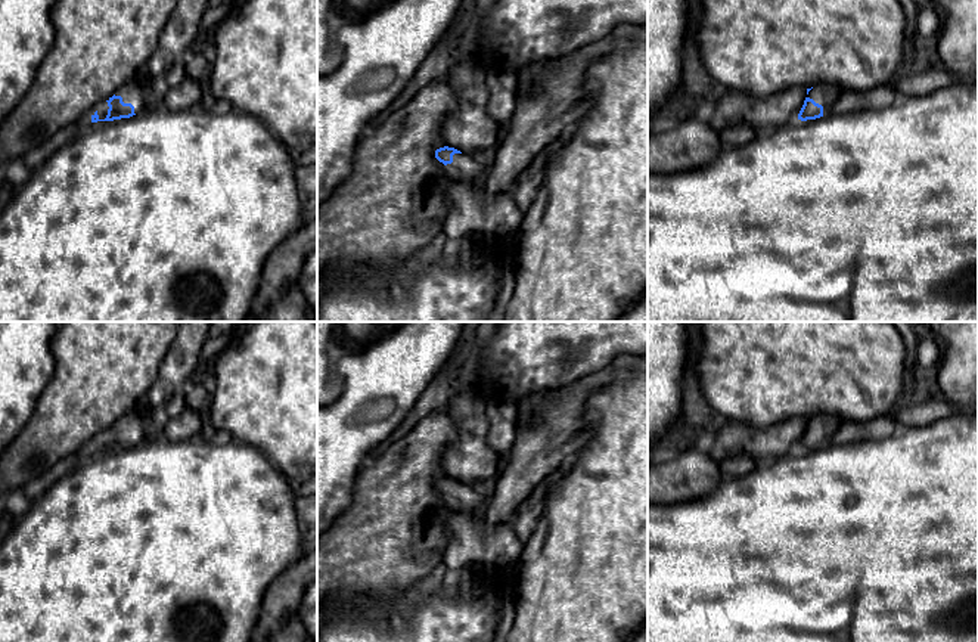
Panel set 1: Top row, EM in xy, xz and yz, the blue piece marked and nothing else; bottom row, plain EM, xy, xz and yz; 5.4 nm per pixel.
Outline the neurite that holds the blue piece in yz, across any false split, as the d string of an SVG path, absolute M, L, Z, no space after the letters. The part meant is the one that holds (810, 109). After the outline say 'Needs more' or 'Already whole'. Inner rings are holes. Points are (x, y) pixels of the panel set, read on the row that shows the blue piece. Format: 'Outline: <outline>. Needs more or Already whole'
Outline: M817 84L807 89L807 97L798 114L798 120L807 121L829 115L839 93L841 92L830 84Z. Needs more

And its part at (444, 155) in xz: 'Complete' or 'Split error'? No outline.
Split error

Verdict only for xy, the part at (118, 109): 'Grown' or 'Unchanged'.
Grown

